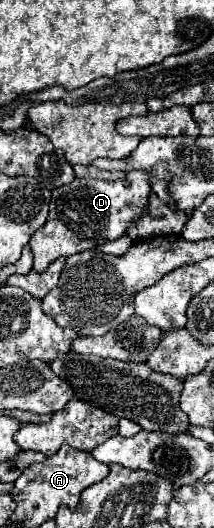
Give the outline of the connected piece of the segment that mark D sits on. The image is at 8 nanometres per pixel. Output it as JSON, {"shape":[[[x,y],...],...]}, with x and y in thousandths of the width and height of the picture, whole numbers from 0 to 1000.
{"shape":[[[617,322],[570,341],[336,341],[243,364],[234,405],[196,436],[140,451],[140,470],[159,481],[159,511],[196,515],[252,492],[290,485],[336,485],[393,473],[458,470],[514,455],[589,443],[607,424],[626,424],[673,402],[692,402],[692,383],[710,367],[701,330],[682,322]]]}

